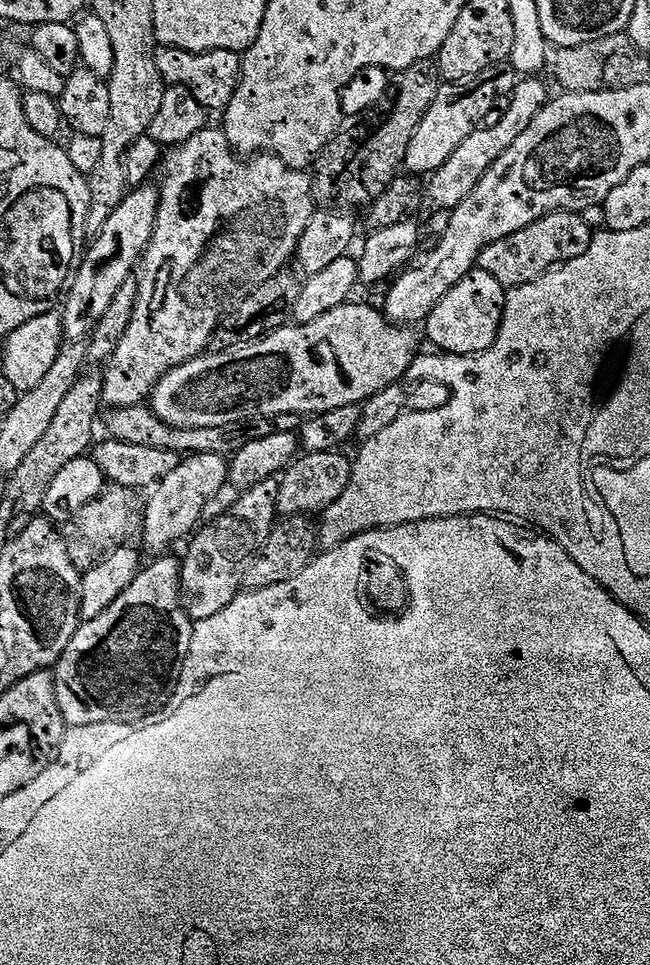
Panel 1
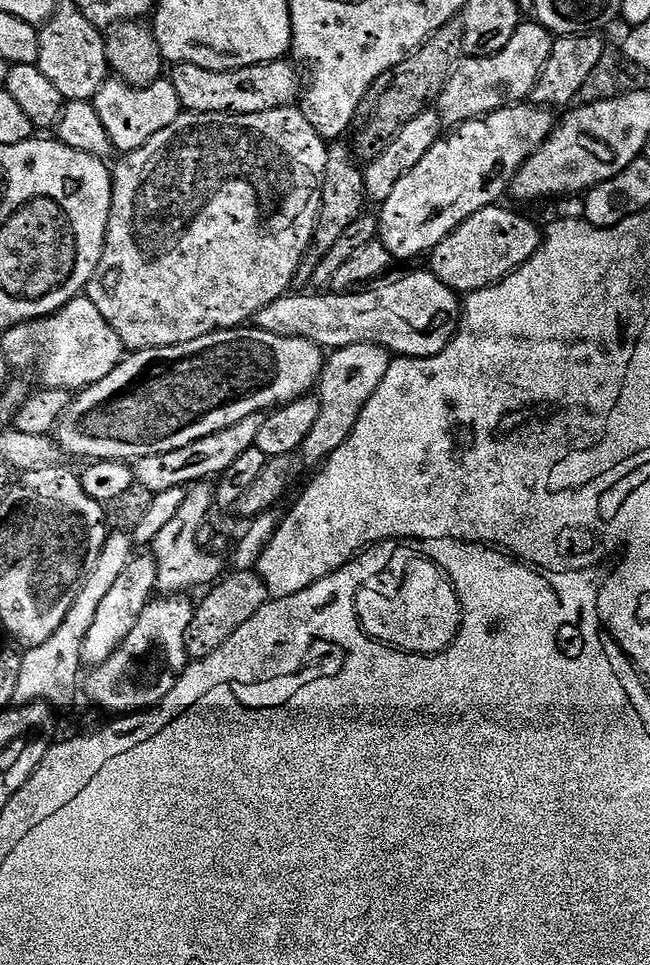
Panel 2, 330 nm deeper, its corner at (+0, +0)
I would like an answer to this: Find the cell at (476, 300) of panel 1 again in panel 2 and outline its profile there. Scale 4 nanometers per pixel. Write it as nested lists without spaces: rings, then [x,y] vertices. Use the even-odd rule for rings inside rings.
[[[431,270],[412,272],[381,288],[371,288],[332,296],[285,294],[256,313],[254,324],[270,334],[301,336],[325,350],[355,344],[380,344],[397,357],[416,360],[438,355],[456,335],[462,315],[461,297]]]

